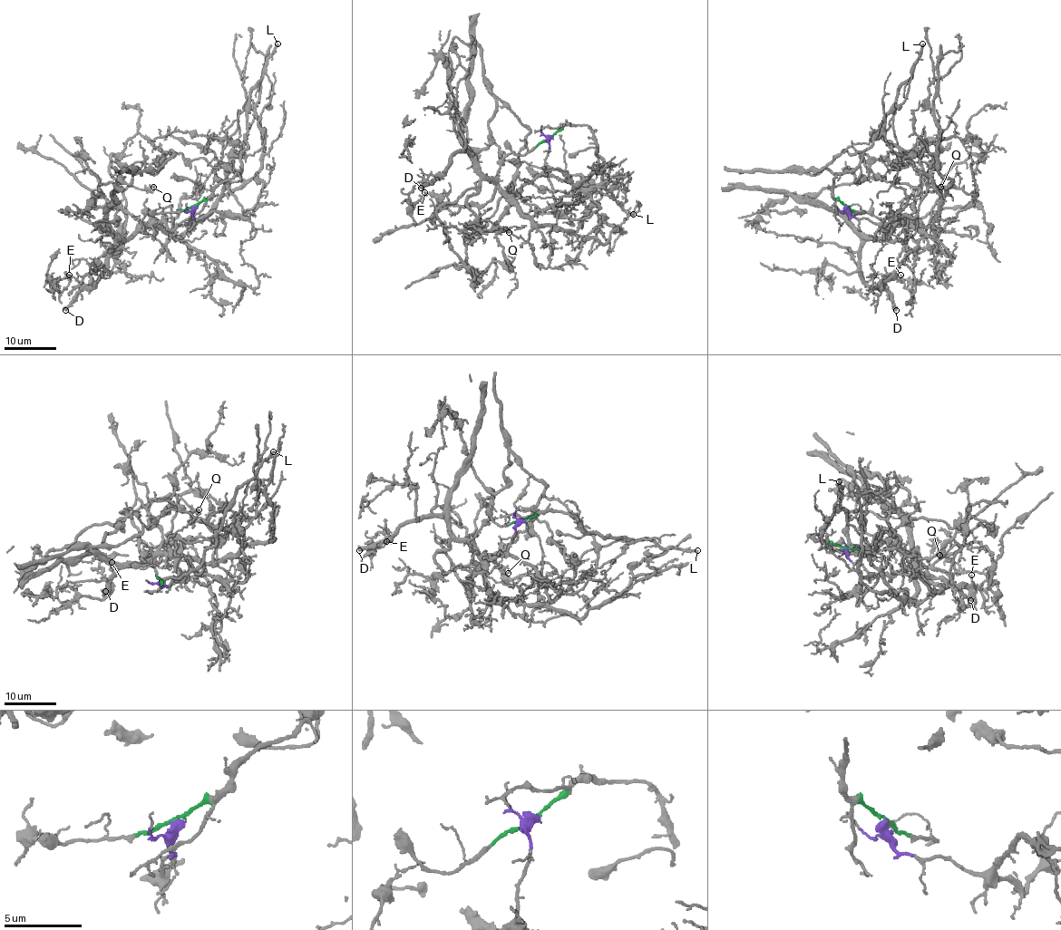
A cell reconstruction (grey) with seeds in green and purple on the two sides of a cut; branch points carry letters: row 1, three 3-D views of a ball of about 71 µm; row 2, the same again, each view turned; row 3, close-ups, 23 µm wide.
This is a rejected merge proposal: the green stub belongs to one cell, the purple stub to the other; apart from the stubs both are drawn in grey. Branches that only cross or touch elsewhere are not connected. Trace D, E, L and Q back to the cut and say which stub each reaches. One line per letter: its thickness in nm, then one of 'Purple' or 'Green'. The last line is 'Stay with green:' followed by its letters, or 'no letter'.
D: Thickness 500 nm. Purple
E: Thickness 180 nm. Purple
L: Thickness 280 nm. Green
Q: Thickness 110 nm. Purple
Stay with green: L

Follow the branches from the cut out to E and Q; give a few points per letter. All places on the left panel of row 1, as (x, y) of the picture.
E: (194, 206), (189, 223), (143, 223), (115, 242), (94, 285), (53, 279), (59, 290), (69, 275)
Q: (194, 206), (189, 223), (170, 229), (150, 223), (111, 248), (123, 243), (123, 192), (152, 187)

